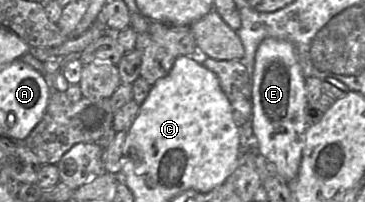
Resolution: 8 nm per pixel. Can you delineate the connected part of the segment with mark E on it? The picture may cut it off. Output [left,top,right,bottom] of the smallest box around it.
[252,37,306,181]

